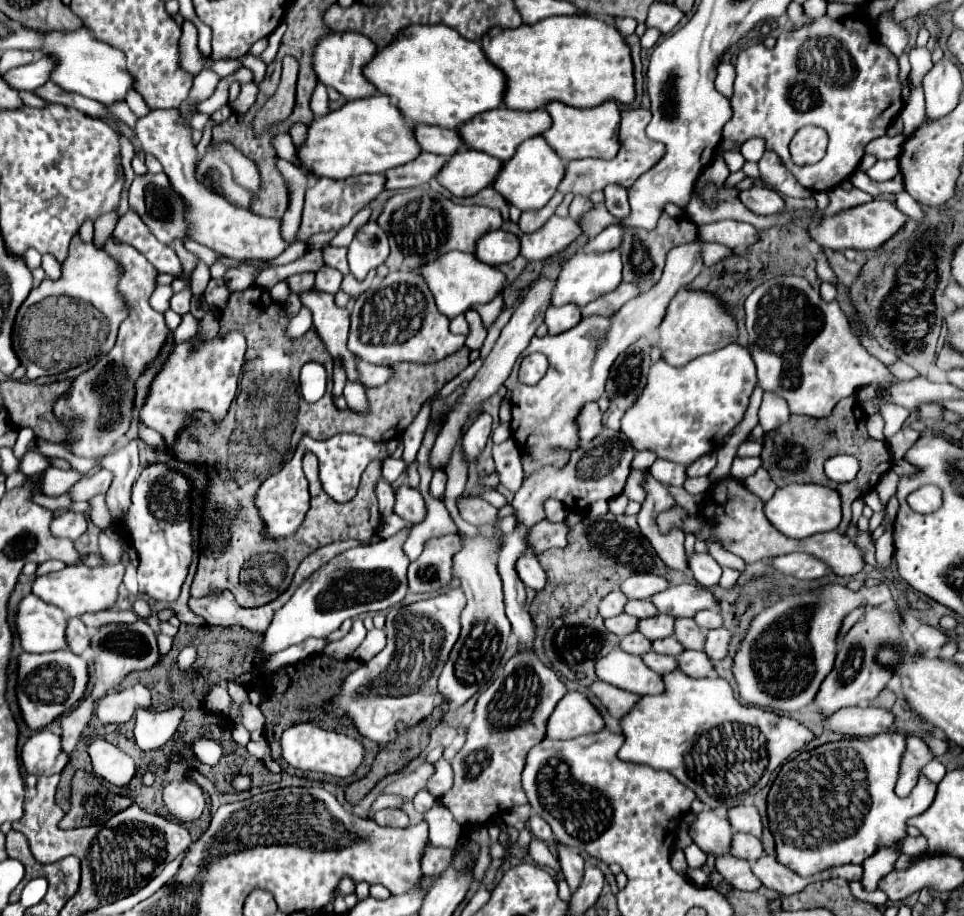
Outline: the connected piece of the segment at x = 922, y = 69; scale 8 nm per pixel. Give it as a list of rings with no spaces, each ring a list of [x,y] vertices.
[[[914,47],[910,51],[911,70],[908,75],[909,83],[912,87],[918,87],[924,75],[930,71],[932,61],[930,61],[930,51],[926,47]]]

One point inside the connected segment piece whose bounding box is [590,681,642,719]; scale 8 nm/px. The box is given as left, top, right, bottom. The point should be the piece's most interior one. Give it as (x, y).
(617, 701)

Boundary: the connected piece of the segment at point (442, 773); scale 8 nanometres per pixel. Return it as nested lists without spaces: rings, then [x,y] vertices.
[[[438,759],[436,761],[436,773],[430,777],[428,781],[428,791],[440,799],[442,795],[446,795],[446,791],[450,791],[454,783],[454,773],[452,773],[452,767],[446,759]]]

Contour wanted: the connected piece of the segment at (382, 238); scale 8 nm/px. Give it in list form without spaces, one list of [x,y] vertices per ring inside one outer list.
[[[366,223],[348,247],[350,271],[358,281],[364,281],[370,271],[376,271],[388,257],[388,237],[378,223]]]

